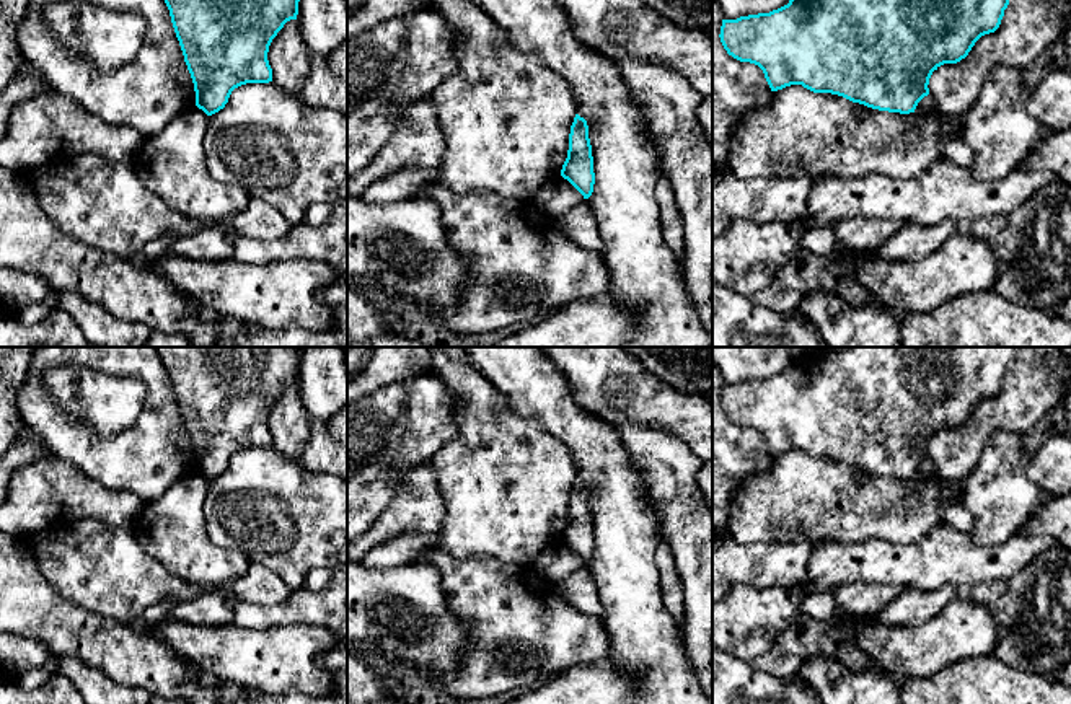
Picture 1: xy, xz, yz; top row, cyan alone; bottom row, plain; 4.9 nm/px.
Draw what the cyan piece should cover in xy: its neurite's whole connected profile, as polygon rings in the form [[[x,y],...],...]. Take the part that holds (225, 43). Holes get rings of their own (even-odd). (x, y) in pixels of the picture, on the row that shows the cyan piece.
[[[165,0],[191,73],[196,106],[207,116],[225,108],[231,91],[246,83],[272,81],[267,52],[272,39],[290,20],[297,20],[300,0]]]

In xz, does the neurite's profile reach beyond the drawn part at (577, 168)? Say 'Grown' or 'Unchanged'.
Unchanged

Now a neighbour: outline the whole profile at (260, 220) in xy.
[[[251,197],[249,205],[228,220],[231,230],[254,240],[277,240],[290,231],[290,223],[262,199]]]

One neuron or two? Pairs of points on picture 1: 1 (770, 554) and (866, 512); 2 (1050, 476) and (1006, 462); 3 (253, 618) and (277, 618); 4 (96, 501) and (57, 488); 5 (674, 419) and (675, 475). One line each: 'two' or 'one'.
1: two
2: two
3: one
4: one
5: two

